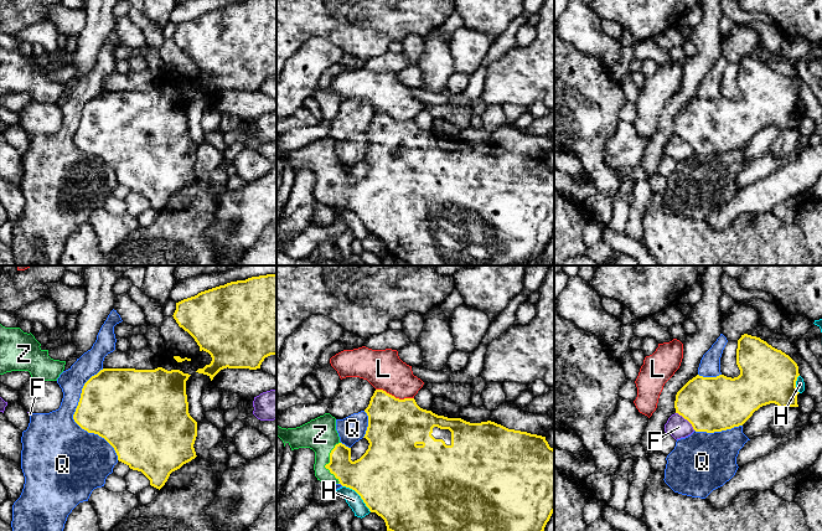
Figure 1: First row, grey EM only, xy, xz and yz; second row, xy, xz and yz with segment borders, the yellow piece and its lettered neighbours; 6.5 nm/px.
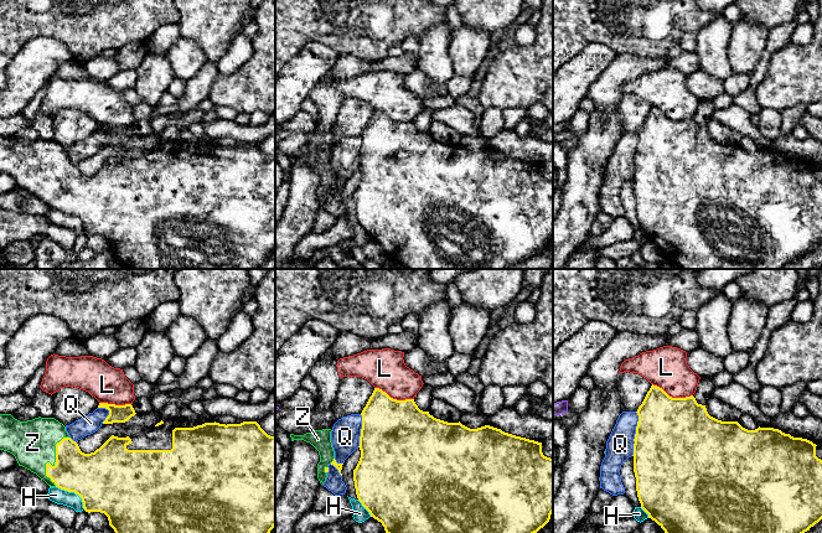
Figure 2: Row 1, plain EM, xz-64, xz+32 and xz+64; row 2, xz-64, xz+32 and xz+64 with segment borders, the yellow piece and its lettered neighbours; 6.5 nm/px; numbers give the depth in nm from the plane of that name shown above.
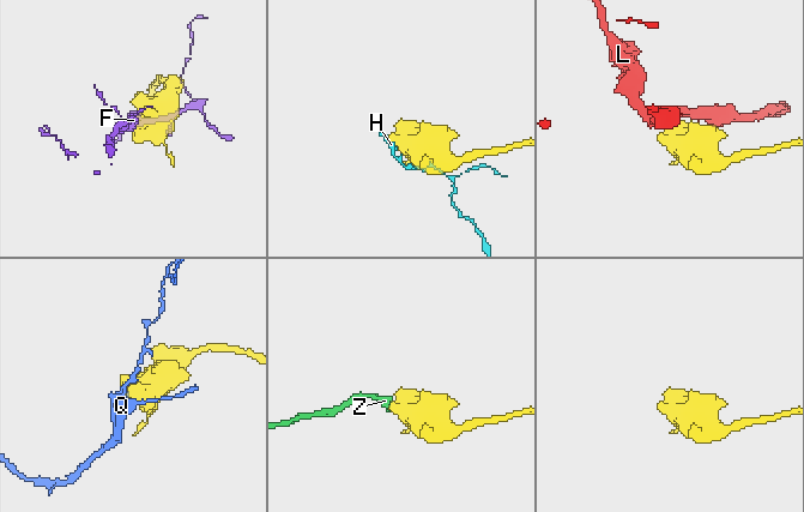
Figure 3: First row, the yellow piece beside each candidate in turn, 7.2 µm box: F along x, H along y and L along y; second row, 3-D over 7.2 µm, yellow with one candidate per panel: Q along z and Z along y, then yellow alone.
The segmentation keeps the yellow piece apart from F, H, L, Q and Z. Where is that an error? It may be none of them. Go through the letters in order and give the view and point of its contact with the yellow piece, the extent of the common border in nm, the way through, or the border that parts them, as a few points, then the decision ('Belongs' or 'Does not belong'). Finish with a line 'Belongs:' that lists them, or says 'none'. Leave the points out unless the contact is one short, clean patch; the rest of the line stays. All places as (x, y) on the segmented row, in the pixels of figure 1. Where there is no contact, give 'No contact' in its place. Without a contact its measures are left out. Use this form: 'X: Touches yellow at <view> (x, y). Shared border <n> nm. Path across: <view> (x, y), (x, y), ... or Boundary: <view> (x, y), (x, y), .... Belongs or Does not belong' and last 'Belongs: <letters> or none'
F: Touches yellow at yz (686, 418). Shared border 170 nm. Does not belong
H: Touches yellow at xz (358, 494). Shared border 260 nm. Does not belong
L: Touches yellow at xz (393, 396). Shared border 260 nm. Boundary: xz (376, 388), (382, 388), (399, 398), (413, 398). Does not belong
Q: Touches yellow at xy (73, 418). Shared border 600 nm. Does not belong
Z: Touches yellow at xz (330, 462). Shared border 280 nm. Path across: xz (366, 475), (349, 474), (330, 462), (330, 452), (320, 434). Belongs
Belongs: Z

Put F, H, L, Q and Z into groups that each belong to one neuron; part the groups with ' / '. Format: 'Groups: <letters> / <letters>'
Groups: F / H / L / Q / Z

